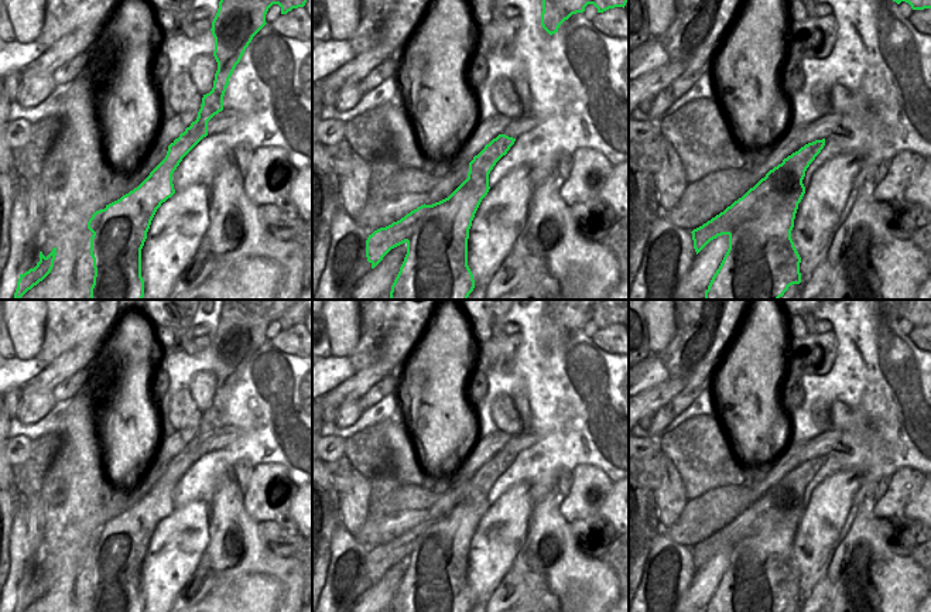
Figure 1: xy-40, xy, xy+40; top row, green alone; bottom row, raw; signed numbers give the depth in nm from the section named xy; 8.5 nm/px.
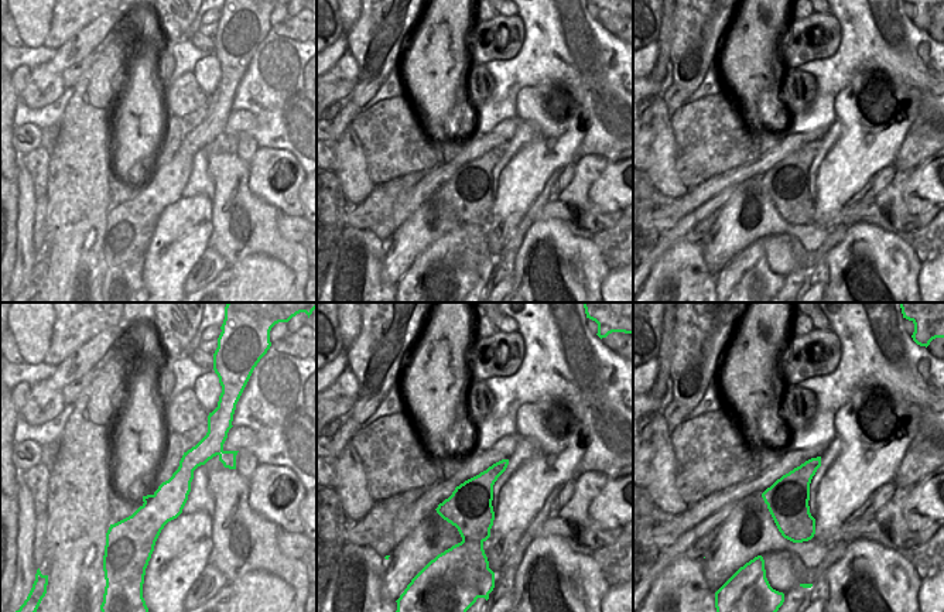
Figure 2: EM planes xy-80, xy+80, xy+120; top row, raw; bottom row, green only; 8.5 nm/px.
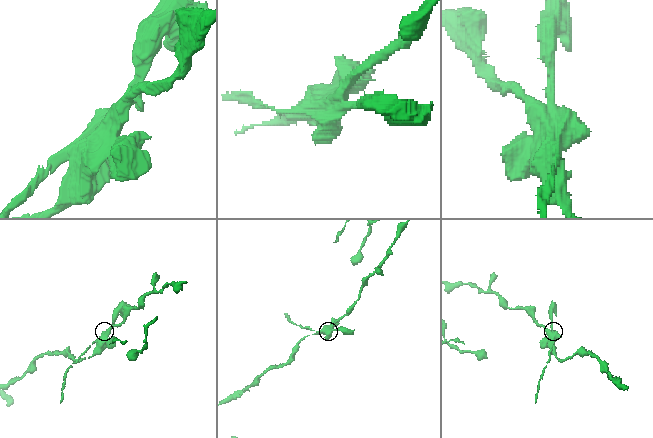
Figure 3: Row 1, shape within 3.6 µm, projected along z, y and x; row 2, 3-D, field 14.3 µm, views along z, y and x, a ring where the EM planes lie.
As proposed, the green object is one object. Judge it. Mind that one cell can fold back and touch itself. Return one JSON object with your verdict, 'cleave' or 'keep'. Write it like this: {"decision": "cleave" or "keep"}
{"decision": "cleave"}

